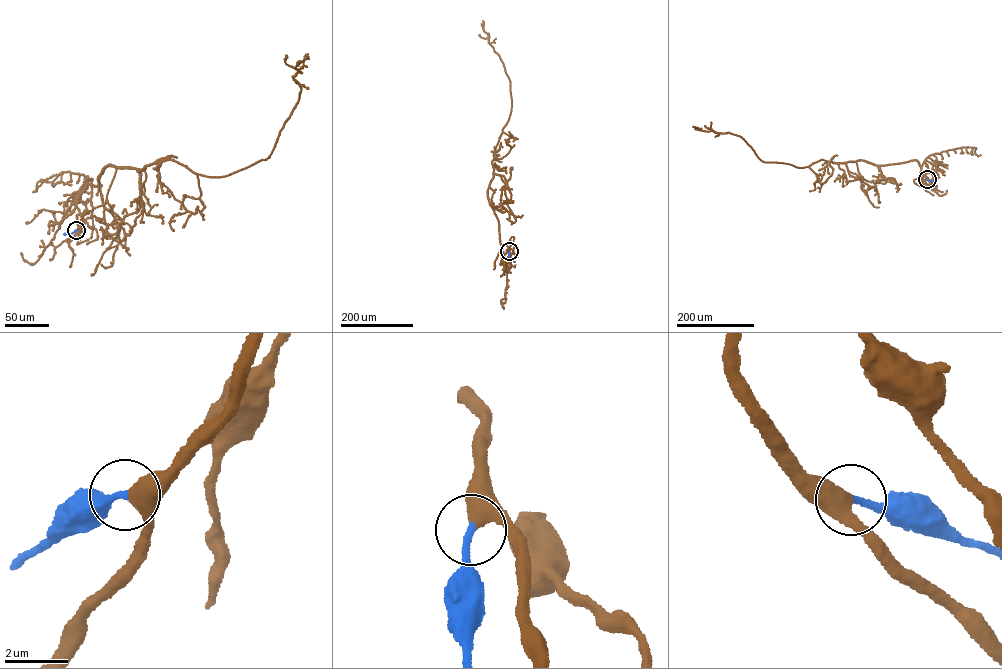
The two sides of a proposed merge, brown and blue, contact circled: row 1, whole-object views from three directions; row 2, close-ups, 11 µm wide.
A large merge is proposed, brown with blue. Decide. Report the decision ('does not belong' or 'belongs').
belongs

